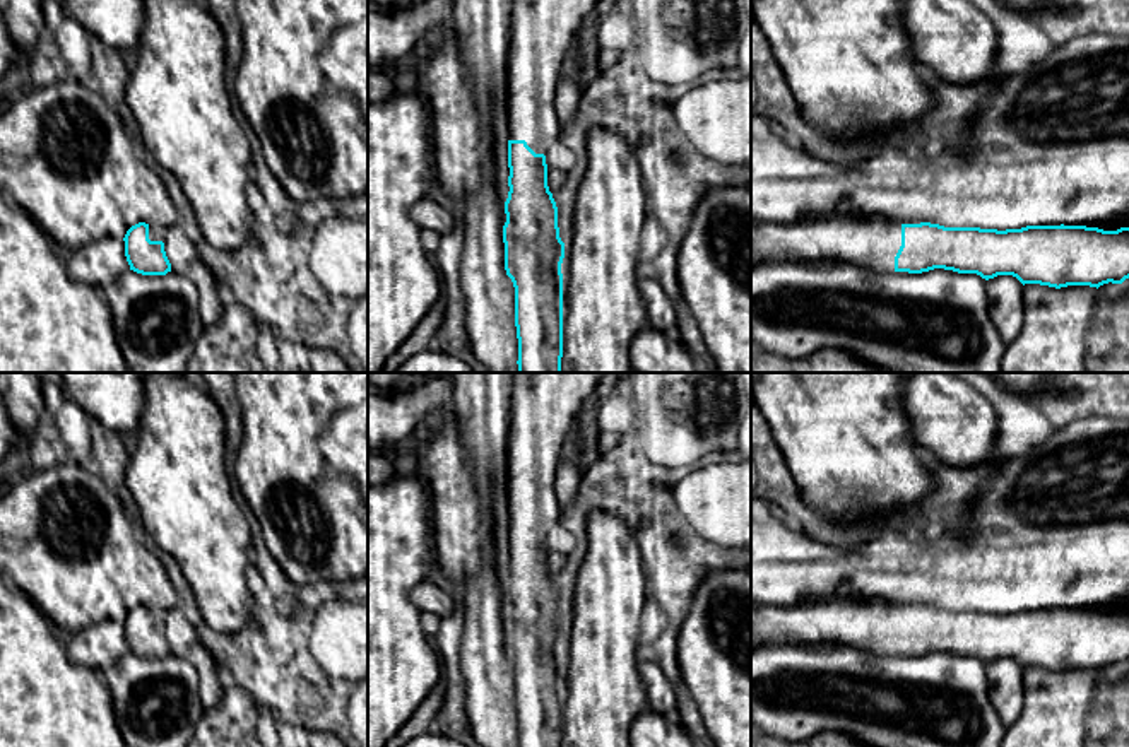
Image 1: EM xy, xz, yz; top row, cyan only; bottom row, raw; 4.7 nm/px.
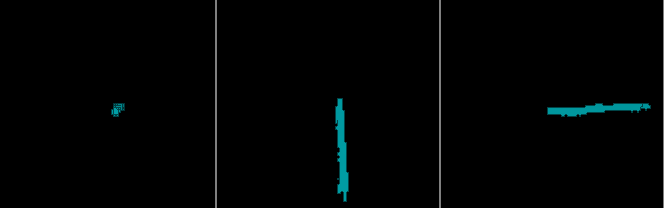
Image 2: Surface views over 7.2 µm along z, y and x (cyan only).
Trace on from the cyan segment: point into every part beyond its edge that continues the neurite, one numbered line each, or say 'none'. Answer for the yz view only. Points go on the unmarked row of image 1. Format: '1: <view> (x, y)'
1: yz (844, 621)

